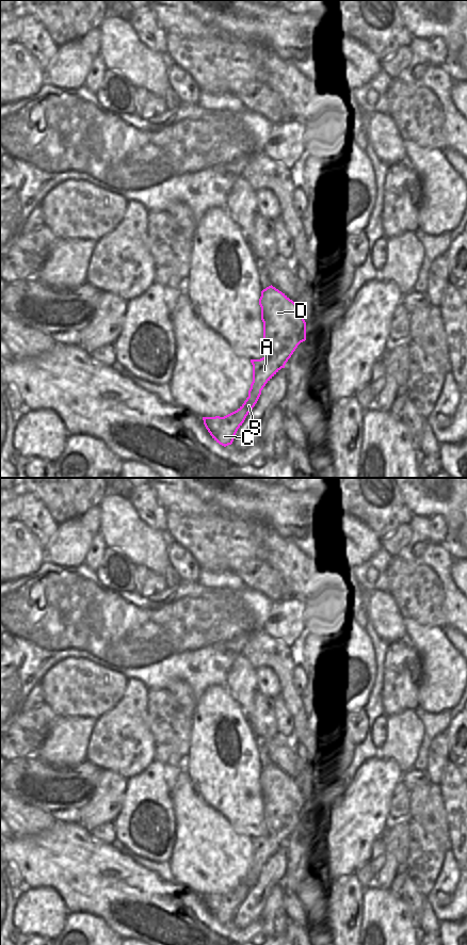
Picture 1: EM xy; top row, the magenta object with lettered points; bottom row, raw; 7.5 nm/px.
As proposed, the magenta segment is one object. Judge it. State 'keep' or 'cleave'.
keep

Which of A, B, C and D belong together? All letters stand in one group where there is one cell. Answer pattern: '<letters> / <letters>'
A B C D

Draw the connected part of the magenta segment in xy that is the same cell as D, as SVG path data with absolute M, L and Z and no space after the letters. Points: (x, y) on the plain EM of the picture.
M272 763L259 776L263 800L265 834L251 837L253 860L248 875L235 890L224 894L203 895L212 916L226 925L231 923L238 907L257 881L265 862L281 847L297 823L306 818L306 800L296 782Z

